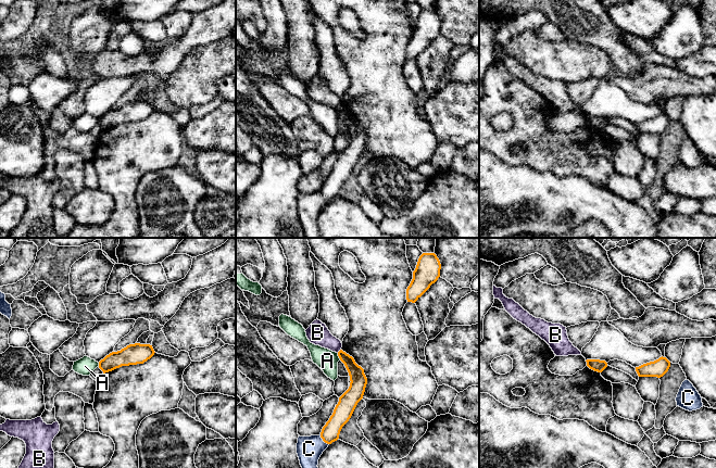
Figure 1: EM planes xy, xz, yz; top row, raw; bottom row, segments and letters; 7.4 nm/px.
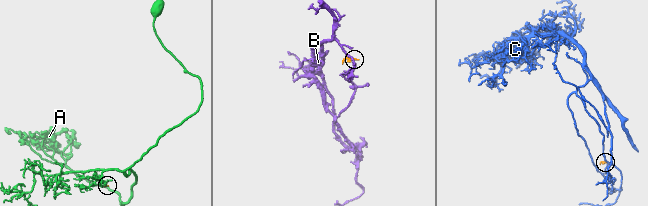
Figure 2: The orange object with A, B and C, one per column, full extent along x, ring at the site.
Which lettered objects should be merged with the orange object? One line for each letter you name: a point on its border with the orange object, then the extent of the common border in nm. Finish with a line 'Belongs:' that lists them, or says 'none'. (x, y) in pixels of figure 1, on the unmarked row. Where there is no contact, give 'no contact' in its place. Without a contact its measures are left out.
Belongs: none

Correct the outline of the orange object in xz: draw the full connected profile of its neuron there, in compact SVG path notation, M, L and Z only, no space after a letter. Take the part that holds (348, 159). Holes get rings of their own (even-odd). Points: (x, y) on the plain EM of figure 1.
M342 106L338 109L338 113L344 121L351 139L349 146L339 154L332 172L322 186L321 194L327 201L339 195L342 184L349 178L357 160L363 155L367 141L364 126L355 119L352 113Z

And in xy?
M129 101L117 109L112 109L99 118L99 125L103 130L112 128L122 123L143 121L154 112L150 101Z

